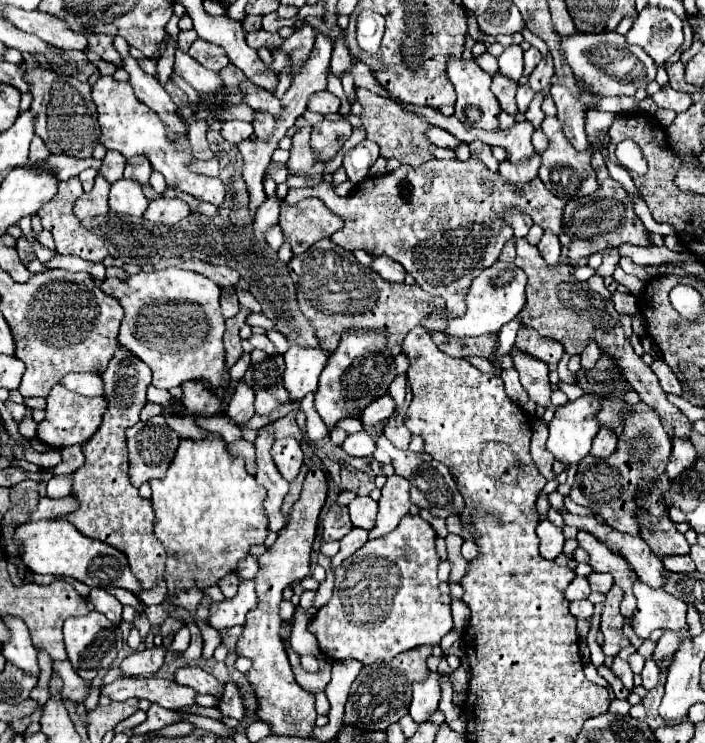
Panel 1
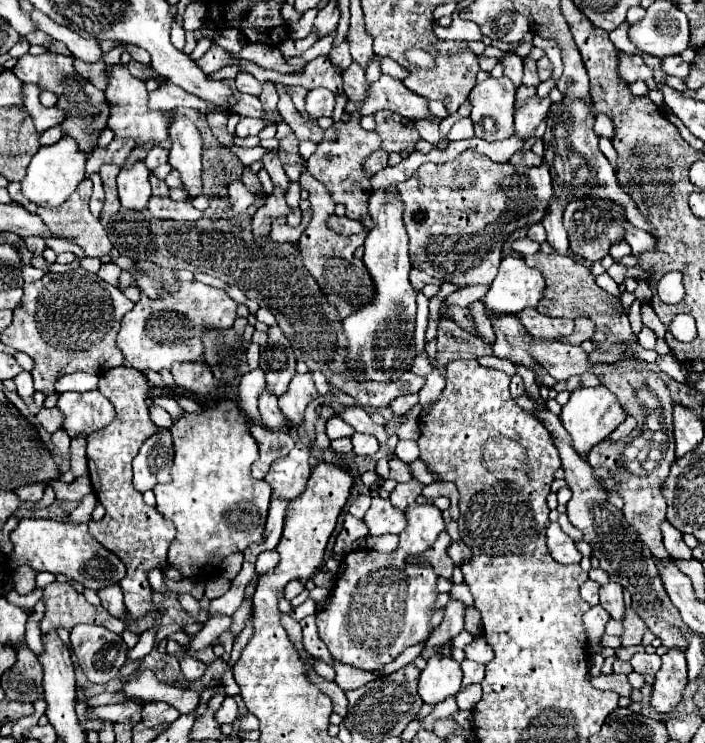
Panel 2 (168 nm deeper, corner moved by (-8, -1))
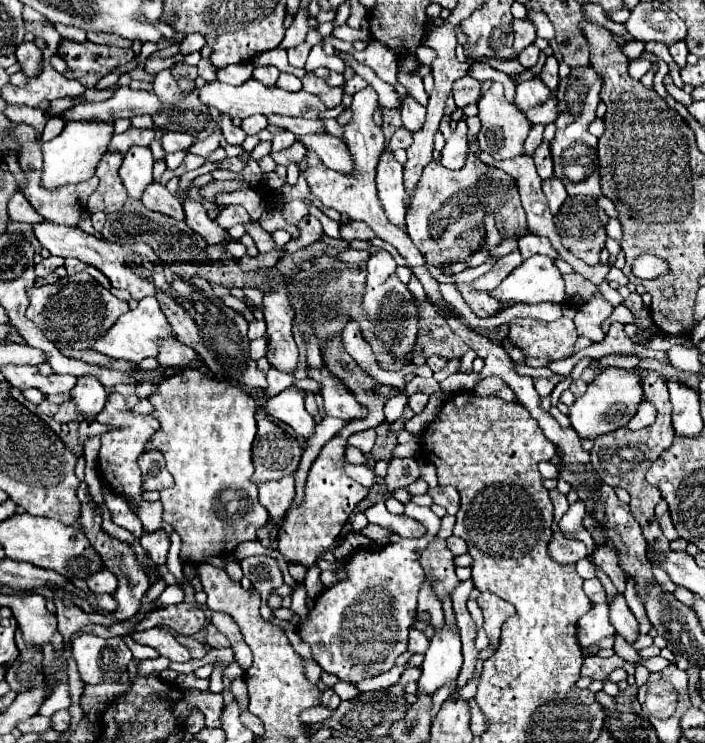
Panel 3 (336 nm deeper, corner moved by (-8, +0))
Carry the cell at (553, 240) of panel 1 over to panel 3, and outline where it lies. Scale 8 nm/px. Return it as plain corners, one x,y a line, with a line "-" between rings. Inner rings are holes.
551,176
551,180
543,180
543,192
545,192
547,200
549,200
551,212
557,214
557,210
561,208
561,204
567,198
567,190
565,190
563,180
559,180
557,176

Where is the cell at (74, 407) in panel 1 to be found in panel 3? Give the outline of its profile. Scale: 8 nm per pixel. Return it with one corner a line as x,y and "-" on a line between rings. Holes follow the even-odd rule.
81,376
71,390
71,400
83,416
97,416
105,408
107,390
95,376

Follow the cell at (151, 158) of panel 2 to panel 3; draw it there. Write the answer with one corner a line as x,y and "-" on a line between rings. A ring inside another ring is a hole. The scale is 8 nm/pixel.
165,132
161,142
163,142
165,152
171,154
177,150
187,150
189,146
193,146
197,142
197,138
193,138
191,134
185,134
185,132

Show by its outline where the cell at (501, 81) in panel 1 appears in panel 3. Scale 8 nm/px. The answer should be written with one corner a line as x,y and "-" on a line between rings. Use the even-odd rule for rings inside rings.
525,18
525,20
513,20
513,34
515,34
515,44
513,44
513,48
515,48
515,52
519,54
523,48
527,48
529,44
533,44
535,42
535,26
531,24
531,20
529,18

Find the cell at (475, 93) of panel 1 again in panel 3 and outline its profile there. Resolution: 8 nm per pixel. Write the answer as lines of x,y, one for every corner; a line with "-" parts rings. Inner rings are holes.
495,82
477,102
479,106
479,120
481,120
481,132
479,132
479,146
483,152
491,154
495,160
507,160
523,154
523,142
529,134
531,122
525,118
521,110
517,110
513,104
509,104
503,96
503,84

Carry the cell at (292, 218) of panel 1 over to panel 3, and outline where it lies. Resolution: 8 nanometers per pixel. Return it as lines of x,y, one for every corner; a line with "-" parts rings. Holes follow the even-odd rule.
363,222
341,224
341,236
345,240
373,240
375,238
371,228
367,228
367,224
363,224

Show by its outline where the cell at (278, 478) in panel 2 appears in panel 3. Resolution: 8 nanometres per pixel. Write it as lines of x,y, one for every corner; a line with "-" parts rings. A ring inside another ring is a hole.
285,476
281,480
259,484
259,504
269,512
269,516
279,522
287,508
291,506
295,496
295,480
293,476

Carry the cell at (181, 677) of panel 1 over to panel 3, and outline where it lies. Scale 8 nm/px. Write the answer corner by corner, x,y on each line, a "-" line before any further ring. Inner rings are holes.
151,628
151,630
143,630
143,632
133,632
131,638
137,644
155,648
159,652
159,656
165,656
165,658
169,658
173,662
189,662
191,660
189,650
183,648
175,640
175,636
165,628

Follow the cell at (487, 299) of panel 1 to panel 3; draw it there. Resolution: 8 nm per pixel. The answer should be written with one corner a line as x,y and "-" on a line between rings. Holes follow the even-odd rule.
531,256
515,268
495,290
489,292
497,300
515,300
525,304
553,302
563,304
565,284
555,262
547,256

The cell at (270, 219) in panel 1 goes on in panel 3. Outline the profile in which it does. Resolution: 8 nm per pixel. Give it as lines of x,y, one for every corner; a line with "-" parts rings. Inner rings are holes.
289,130
277,132
277,134
273,136
273,150
285,150
285,148
289,148
293,142
295,142
295,134
293,134
293,132
289,132

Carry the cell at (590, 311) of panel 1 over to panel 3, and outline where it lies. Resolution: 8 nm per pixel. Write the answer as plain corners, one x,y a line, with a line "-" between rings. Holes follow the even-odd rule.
577,272
575,274
565,274
563,280
565,280
565,288
567,288
567,300
565,300
565,304
575,306
575,308
579,304
587,302
591,298
591,294
597,290
591,282
583,280
583,276
579,276

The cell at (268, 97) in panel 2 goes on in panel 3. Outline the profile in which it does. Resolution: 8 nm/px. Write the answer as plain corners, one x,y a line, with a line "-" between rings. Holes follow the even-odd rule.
257,66
253,72
253,78
267,86
275,86
275,82
279,78
279,70
275,66

